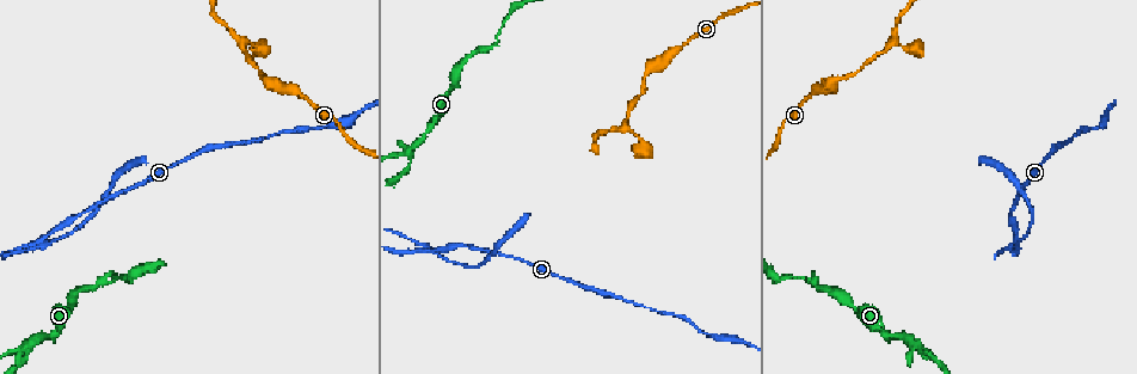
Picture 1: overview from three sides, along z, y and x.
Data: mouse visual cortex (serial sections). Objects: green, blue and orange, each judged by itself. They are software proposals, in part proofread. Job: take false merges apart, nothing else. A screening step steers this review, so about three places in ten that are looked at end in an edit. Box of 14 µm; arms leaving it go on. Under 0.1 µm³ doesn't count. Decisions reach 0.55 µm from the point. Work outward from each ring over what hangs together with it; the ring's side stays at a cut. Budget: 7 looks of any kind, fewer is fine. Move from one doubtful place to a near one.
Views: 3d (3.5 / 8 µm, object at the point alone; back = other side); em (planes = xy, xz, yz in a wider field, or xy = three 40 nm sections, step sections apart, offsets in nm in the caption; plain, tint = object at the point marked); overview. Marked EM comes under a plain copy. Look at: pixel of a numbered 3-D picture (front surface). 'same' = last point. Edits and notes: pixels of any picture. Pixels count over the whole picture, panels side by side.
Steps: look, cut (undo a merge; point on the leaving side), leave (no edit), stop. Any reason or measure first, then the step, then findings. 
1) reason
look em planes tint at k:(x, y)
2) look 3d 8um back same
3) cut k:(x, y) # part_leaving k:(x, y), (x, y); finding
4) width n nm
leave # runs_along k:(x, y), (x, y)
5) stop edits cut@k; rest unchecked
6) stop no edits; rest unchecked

a fork
look 3d 8um at 1:(921, 346)

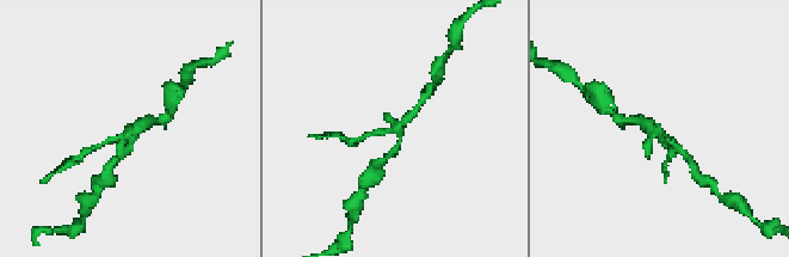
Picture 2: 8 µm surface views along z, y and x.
look em xy step 5 tint at 2:(396, 131)

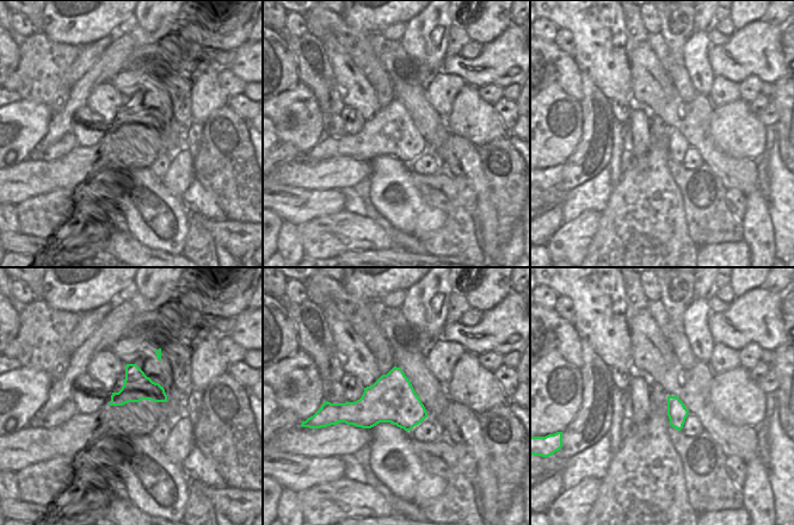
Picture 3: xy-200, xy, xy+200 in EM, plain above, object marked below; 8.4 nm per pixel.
leave # runs_along 2:(639, 121), (684, 153); one cell here

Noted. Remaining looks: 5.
abrupt turn
look 3d 8um at 1:(436, 250)

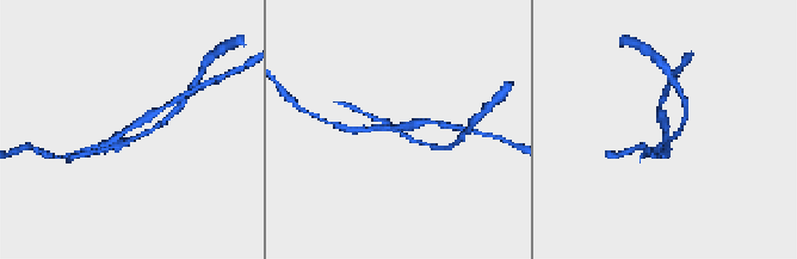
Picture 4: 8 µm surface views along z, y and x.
arms 4; arm_widths 150, 150, 150, 250 nm
look em xy step 2 tint at 4:(130, 130)

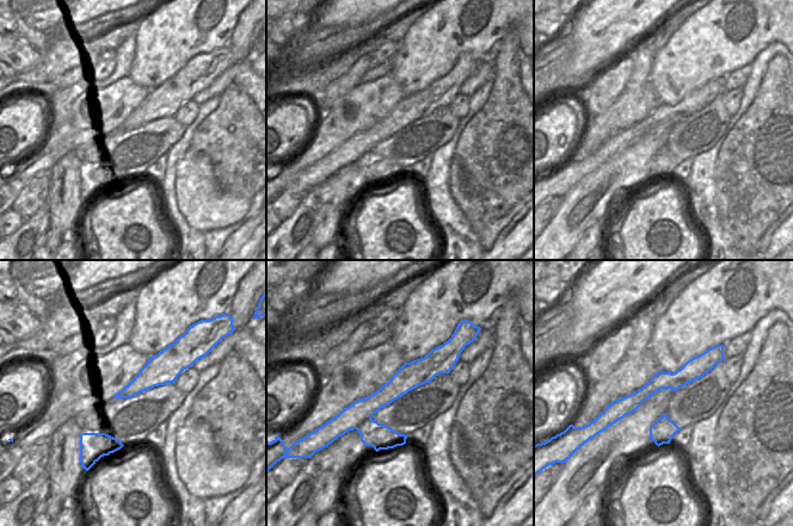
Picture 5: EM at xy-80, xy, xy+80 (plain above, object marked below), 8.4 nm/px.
cut 4:(146, 133) # part_leaving 4:(129, 139), (154, 129), (168, 117); two cells meet here

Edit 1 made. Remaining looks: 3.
abrupt turn
look 3d 8um at 1:(625, 129)

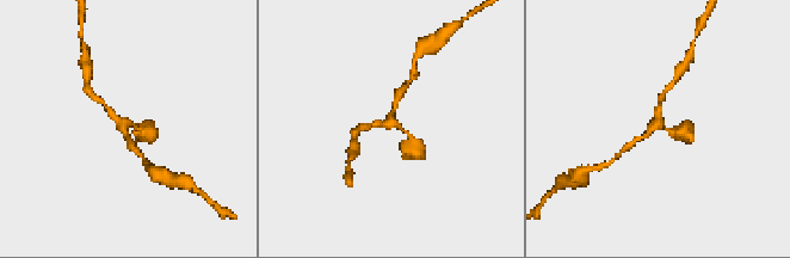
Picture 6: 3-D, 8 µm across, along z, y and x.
closer look
look 3d 3.5um at 6:(390, 125)

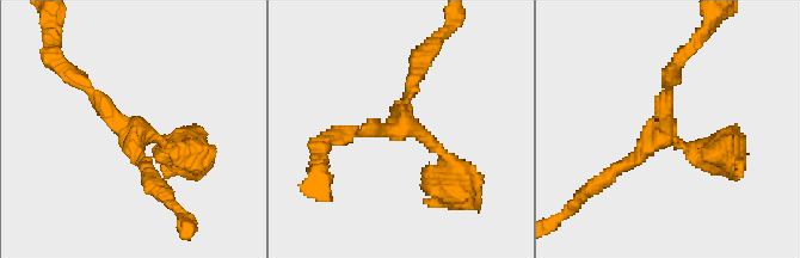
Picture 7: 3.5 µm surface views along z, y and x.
arm_widths 150, 150, 200 nm
leave # runs_along 7:(418, 68), (399, 127), (429, 139), (454, 172); continuous, no second cell

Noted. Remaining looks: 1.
stop edits cut@4; rest unchecked

